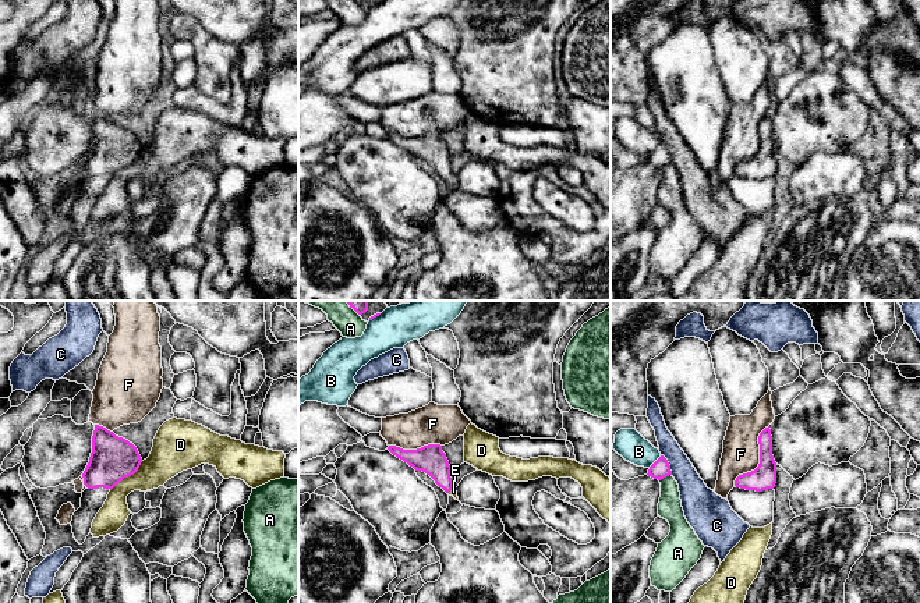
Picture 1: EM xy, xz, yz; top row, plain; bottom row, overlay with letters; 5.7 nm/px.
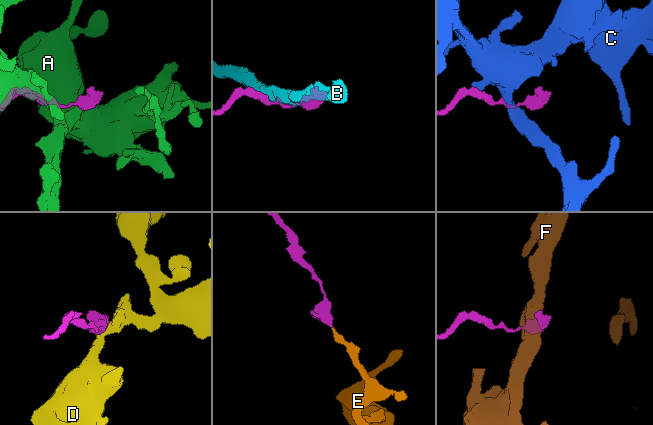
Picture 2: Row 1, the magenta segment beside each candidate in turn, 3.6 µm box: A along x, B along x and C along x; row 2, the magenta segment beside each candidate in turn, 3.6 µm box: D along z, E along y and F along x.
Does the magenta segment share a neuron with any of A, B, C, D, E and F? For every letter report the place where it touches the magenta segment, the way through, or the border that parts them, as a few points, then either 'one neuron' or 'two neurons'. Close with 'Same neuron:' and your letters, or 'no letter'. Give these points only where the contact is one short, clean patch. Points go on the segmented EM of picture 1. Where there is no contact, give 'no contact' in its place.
A: contact yz (665, 476); two neurons
B: contact yz (655, 461); border yz (661, 456), (648, 467); two neurons
C: contact yz (668, 464); two neurons
D: contact xy (127, 476); border xy (142, 461), (133, 474), (124, 476), (110, 489); two neurons
E: contact xz (449, 490); way xz (431, 460), (439, 470), (449, 490), (453, 492); one neuron
F: contact yz (760, 460); two neurons
Same neuron: E

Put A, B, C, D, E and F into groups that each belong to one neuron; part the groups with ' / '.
A / B / C / D / E / F

